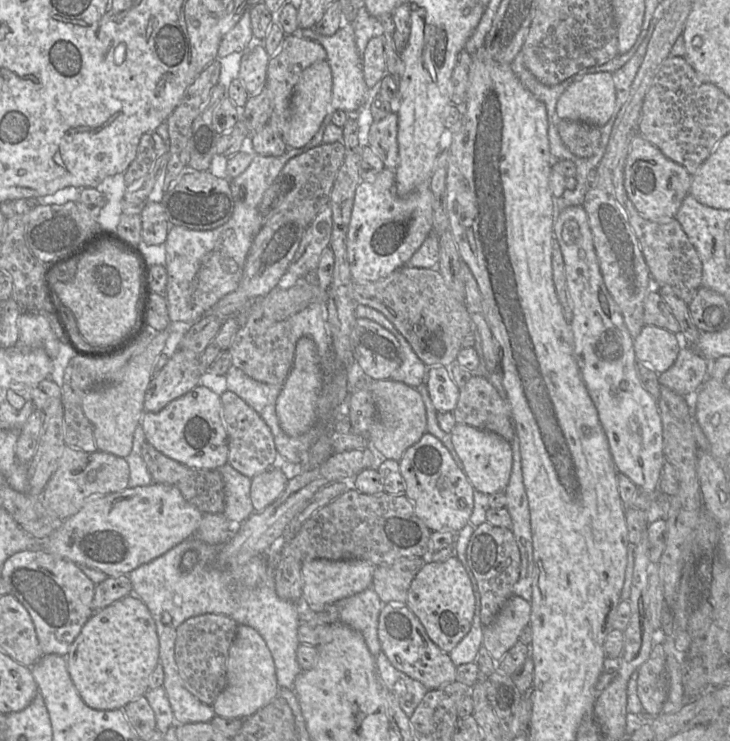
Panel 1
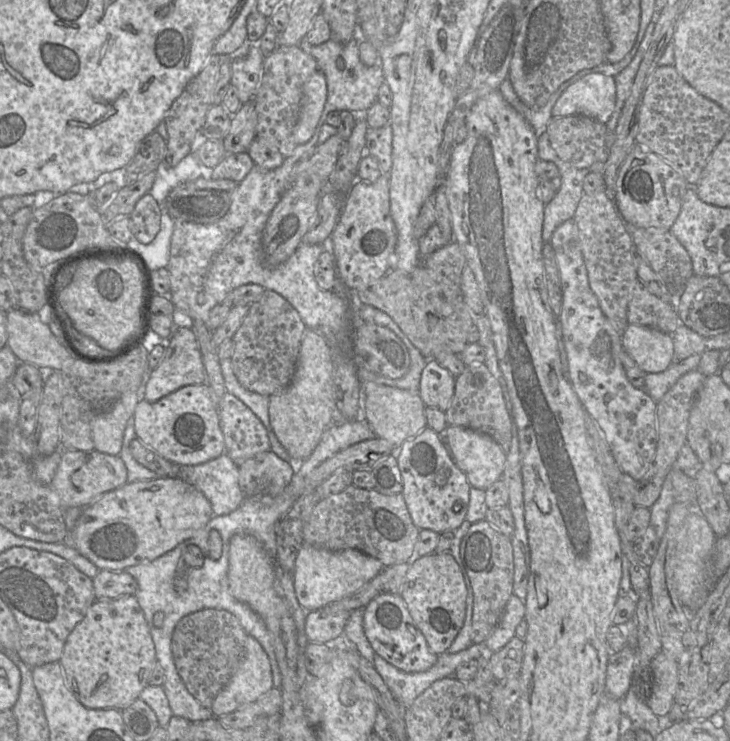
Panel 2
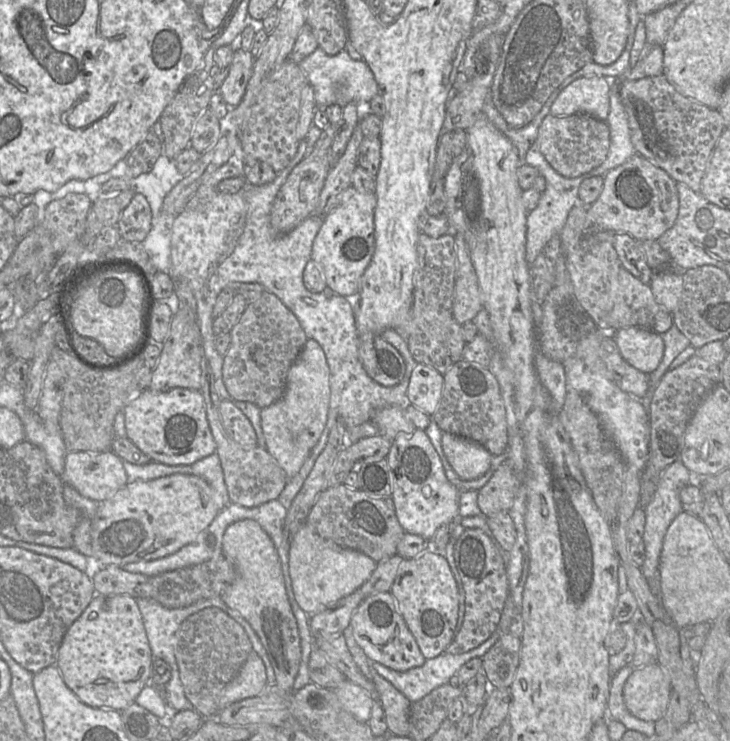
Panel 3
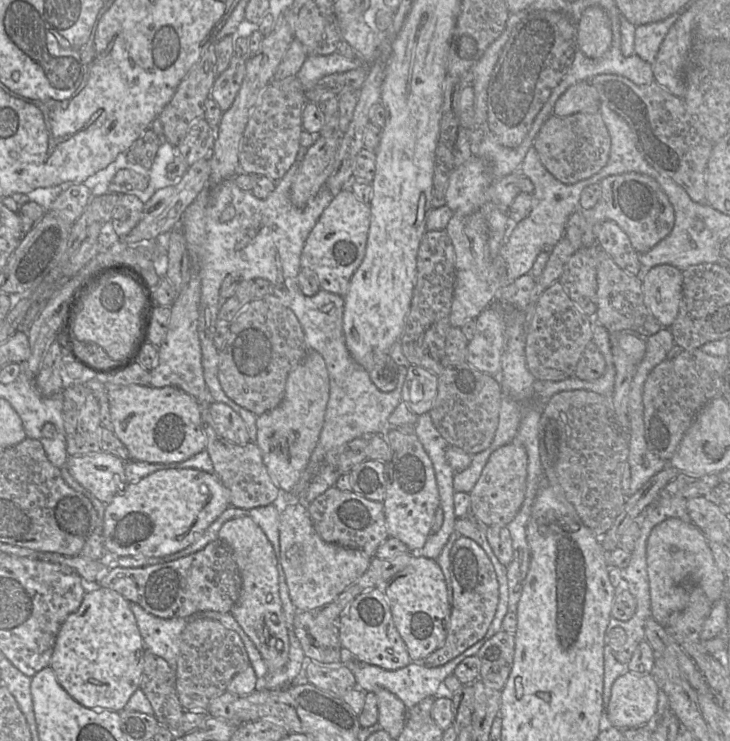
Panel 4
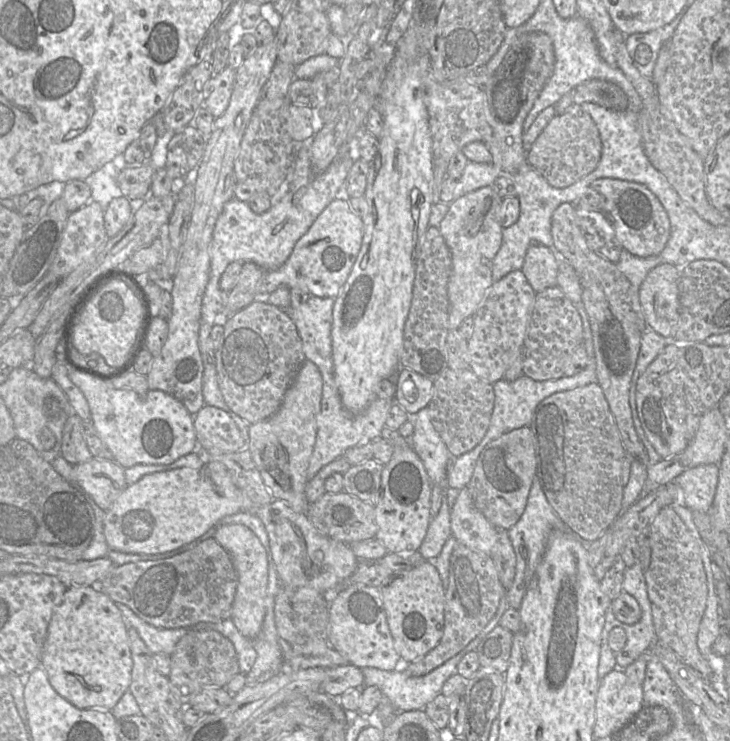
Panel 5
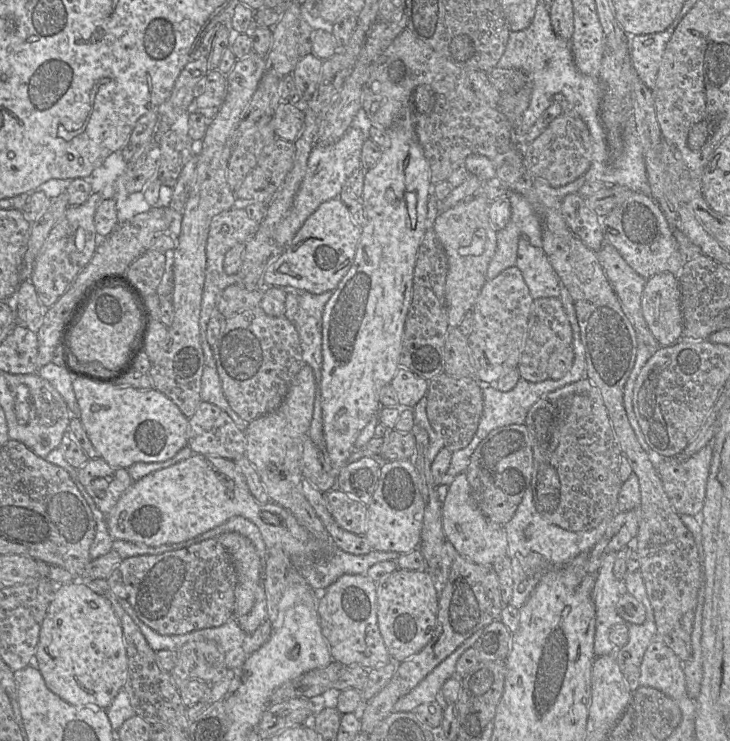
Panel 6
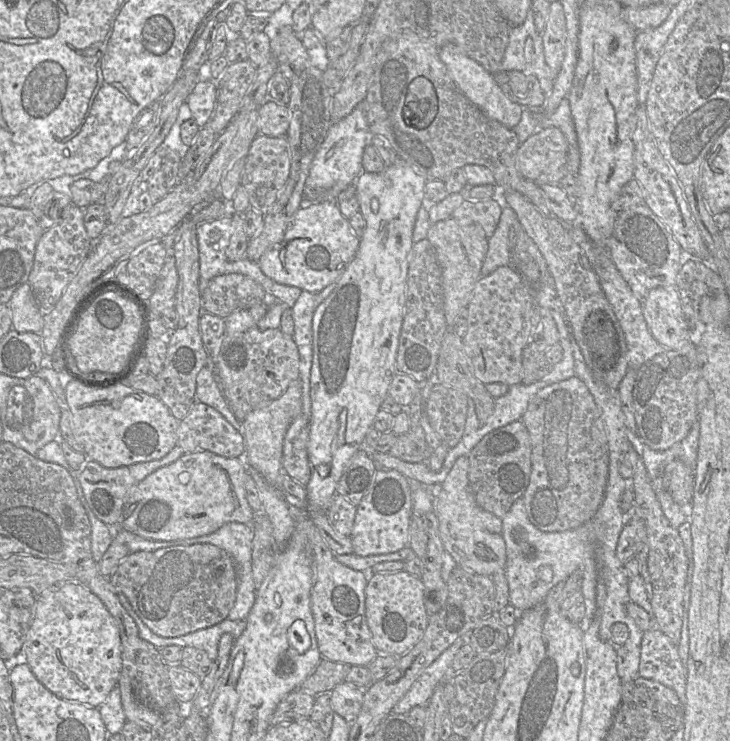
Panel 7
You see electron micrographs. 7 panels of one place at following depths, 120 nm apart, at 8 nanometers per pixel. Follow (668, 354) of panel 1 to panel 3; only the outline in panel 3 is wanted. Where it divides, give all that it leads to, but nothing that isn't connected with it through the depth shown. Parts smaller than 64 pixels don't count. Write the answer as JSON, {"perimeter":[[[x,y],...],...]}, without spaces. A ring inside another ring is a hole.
{"perimeter":[[[628,327],[616,331],[614,338],[622,357],[629,365],[645,374],[657,369],[664,354],[661,335]]]}

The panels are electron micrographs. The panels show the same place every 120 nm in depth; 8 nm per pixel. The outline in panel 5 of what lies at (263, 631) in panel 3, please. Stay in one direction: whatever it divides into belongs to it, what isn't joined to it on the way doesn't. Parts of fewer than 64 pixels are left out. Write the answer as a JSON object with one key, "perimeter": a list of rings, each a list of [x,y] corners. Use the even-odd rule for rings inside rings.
{"perimeter":[[[243,524],[223,525],[213,536],[229,554],[237,571],[237,589],[231,619],[240,633],[254,639],[260,633],[266,613],[265,599],[268,587],[267,553],[256,534]]]}

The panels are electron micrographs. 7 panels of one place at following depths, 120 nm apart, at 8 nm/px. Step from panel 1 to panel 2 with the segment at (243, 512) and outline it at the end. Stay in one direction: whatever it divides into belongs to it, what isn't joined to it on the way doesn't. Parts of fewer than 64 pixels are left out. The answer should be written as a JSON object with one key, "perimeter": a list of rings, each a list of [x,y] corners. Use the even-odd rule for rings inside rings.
{"perimeter":[[[226,453],[201,464],[179,466],[178,477],[205,495],[217,516],[233,512],[245,499],[238,484],[238,467]]]}

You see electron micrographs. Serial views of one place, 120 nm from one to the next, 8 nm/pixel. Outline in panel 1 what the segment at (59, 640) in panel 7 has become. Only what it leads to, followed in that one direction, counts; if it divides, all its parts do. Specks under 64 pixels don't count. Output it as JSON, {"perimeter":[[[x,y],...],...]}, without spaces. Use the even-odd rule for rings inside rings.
{"perimeter":[[[129,594],[94,612],[65,657],[69,675],[87,706],[96,710],[123,709],[150,689],[150,676],[159,663],[156,624],[145,603]]]}

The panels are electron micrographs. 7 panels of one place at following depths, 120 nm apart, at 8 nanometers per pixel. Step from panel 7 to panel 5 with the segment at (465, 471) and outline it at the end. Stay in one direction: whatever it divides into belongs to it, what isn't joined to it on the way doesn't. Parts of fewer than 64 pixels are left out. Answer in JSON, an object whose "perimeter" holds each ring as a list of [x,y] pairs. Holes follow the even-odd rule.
{"perimeter":[[[468,487],[459,491],[450,508],[450,525],[452,537],[457,543],[486,555],[491,555],[501,532],[507,532],[493,526],[477,509]]]}

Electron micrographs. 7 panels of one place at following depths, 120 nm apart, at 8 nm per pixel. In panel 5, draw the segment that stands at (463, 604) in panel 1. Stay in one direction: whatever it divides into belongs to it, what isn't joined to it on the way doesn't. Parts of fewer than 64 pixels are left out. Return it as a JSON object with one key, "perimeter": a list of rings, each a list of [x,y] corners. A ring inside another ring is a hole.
{"perimeter":[[[433,561],[392,573],[379,591],[395,651],[406,663],[421,659],[439,643],[444,627],[444,588]]]}

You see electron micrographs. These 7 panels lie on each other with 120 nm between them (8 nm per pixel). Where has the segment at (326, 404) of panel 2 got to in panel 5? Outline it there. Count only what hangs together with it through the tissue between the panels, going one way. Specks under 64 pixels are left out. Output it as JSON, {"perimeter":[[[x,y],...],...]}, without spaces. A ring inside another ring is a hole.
{"perimeter":[[[306,359],[287,389],[278,411],[265,420],[251,424],[249,429],[247,448],[265,486],[274,500],[285,502],[298,513],[306,514],[309,508],[305,496],[306,472],[316,440],[322,388],[318,367]]]}

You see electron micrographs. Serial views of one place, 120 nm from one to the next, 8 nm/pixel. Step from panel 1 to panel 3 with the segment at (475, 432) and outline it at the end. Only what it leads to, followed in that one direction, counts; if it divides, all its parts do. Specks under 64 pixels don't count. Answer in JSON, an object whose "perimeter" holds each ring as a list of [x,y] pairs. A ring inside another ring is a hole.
{"perimeter":[[[443,432],[442,450],[462,480],[480,478],[491,467],[493,455],[478,442]]]}

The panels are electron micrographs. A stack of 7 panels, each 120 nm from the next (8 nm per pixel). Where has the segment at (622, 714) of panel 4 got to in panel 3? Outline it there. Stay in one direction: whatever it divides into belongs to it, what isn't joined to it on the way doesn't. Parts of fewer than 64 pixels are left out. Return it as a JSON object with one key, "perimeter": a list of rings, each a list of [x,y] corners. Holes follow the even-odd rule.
{"perimeter":[[[656,662],[634,669],[624,685],[623,698],[633,716],[656,722],[667,710],[671,691],[669,676]]]}

